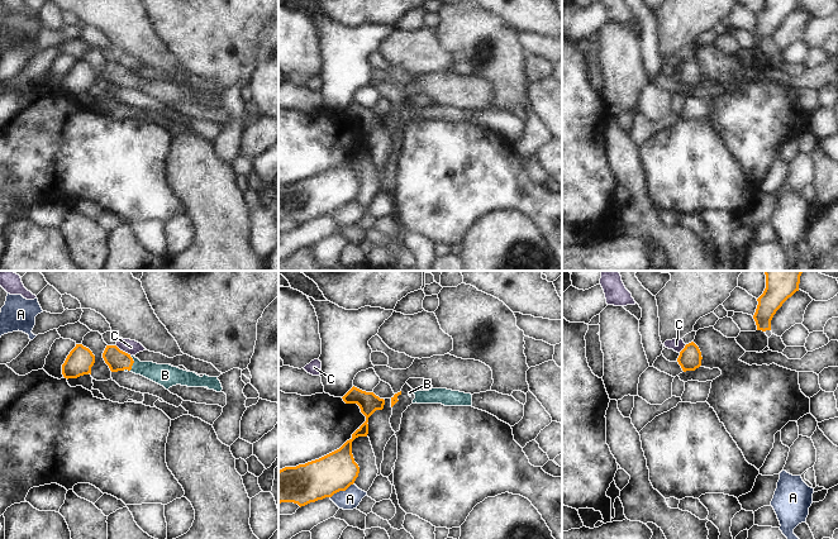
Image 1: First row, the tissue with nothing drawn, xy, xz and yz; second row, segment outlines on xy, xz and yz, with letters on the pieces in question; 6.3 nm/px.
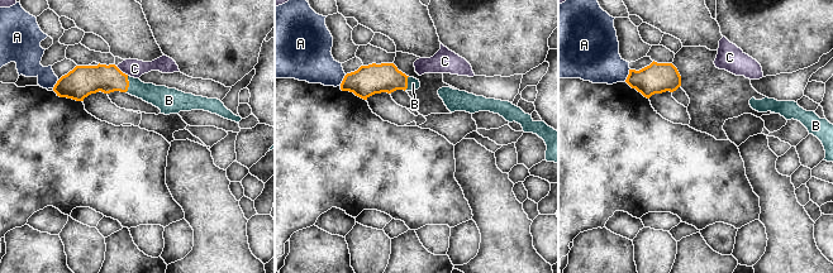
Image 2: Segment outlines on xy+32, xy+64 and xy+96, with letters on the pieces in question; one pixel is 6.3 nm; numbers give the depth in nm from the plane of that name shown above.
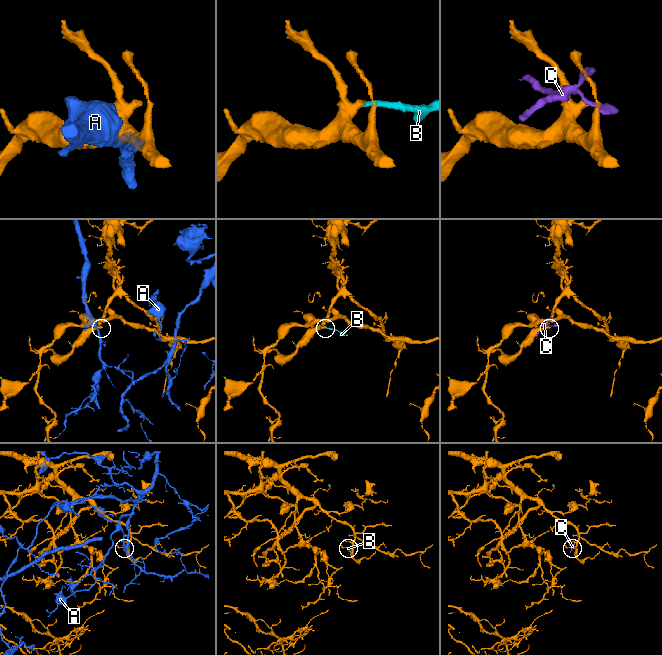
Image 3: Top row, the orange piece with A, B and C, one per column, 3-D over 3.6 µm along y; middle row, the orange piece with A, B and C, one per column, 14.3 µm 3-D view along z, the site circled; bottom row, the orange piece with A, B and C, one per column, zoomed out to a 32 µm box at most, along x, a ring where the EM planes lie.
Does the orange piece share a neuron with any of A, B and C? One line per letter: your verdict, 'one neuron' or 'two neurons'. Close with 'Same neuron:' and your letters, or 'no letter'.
A: two neurons
B: one neuron
C: two neurons
Same neuron: B

